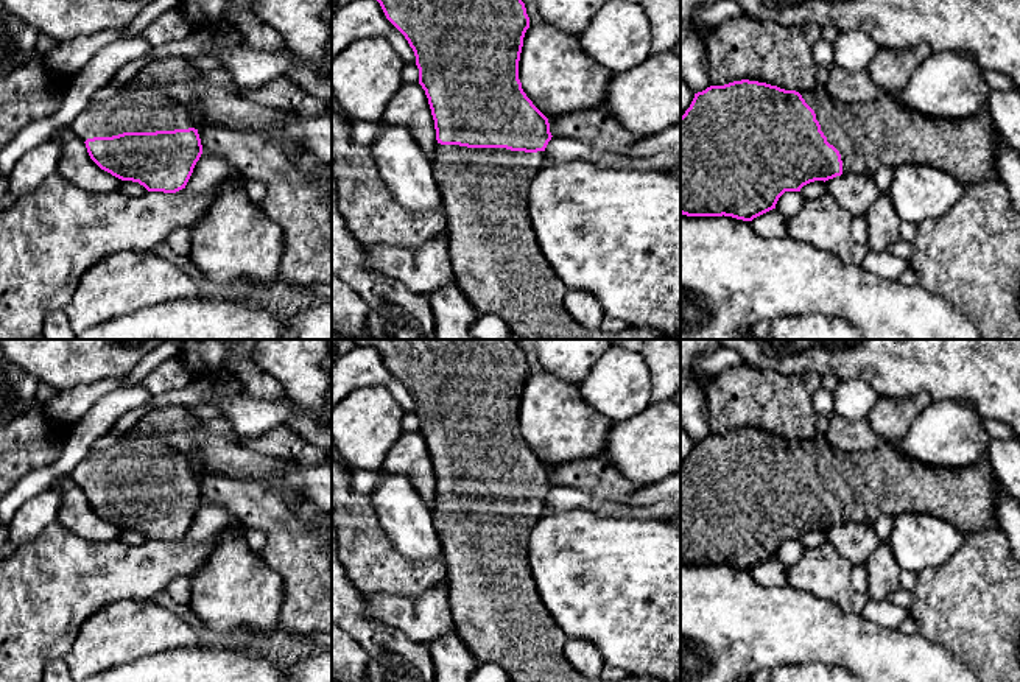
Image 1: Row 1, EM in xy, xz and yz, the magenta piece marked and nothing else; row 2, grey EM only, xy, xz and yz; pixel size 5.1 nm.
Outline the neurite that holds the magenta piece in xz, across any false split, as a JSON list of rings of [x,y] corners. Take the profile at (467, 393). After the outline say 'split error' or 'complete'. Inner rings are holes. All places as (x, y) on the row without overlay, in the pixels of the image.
[[[353,339],[374,347],[386,367],[405,385],[416,405],[436,478],[434,528],[447,565],[447,592],[455,634],[478,663],[505,668],[512,682],[606,682],[579,674],[565,659],[568,637],[539,598],[528,562],[528,537],[548,512],[548,467],[533,453],[519,428],[523,386],[529,377],[517,339]]]; split error

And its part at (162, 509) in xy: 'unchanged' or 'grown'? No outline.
grown

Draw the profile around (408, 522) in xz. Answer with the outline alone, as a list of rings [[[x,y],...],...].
[[[380,469],[380,483],[371,494],[377,517],[394,547],[411,561],[433,561],[444,556],[433,511],[413,483]]]

